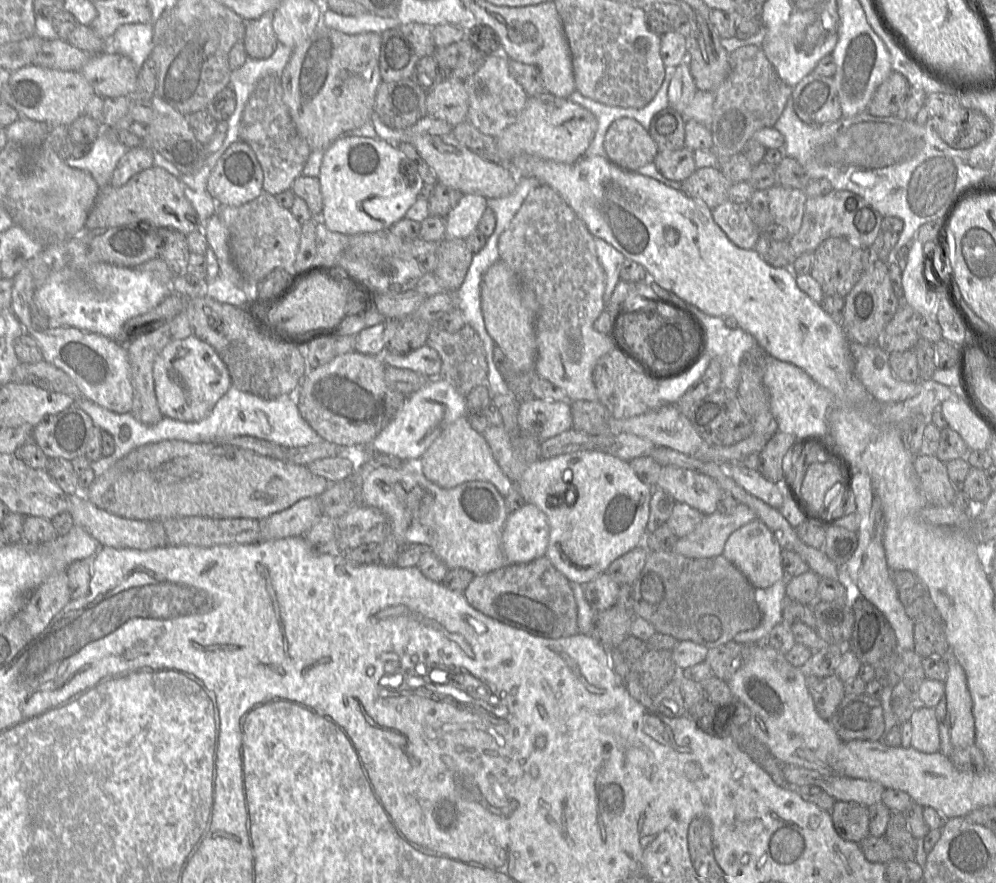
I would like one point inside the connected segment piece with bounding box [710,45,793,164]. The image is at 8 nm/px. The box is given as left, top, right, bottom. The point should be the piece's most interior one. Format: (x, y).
(753, 96)

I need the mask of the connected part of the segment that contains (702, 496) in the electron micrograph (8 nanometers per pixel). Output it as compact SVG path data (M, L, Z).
M673 465L662 467L656 487L672 495L676 502L686 503L704 515L709 515L718 511L718 502L724 492L719 484L711 477Z

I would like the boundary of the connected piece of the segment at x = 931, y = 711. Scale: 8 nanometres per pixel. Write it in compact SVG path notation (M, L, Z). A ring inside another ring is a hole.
M918 707L909 722L912 726L912 748L926 754L940 752L939 722L935 708Z

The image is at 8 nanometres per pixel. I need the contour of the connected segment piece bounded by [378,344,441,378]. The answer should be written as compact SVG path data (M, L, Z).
M427 344L406 355L397 355L384 348L379 358L386 366L409 369L429 378L439 378L441 358L436 350Z

